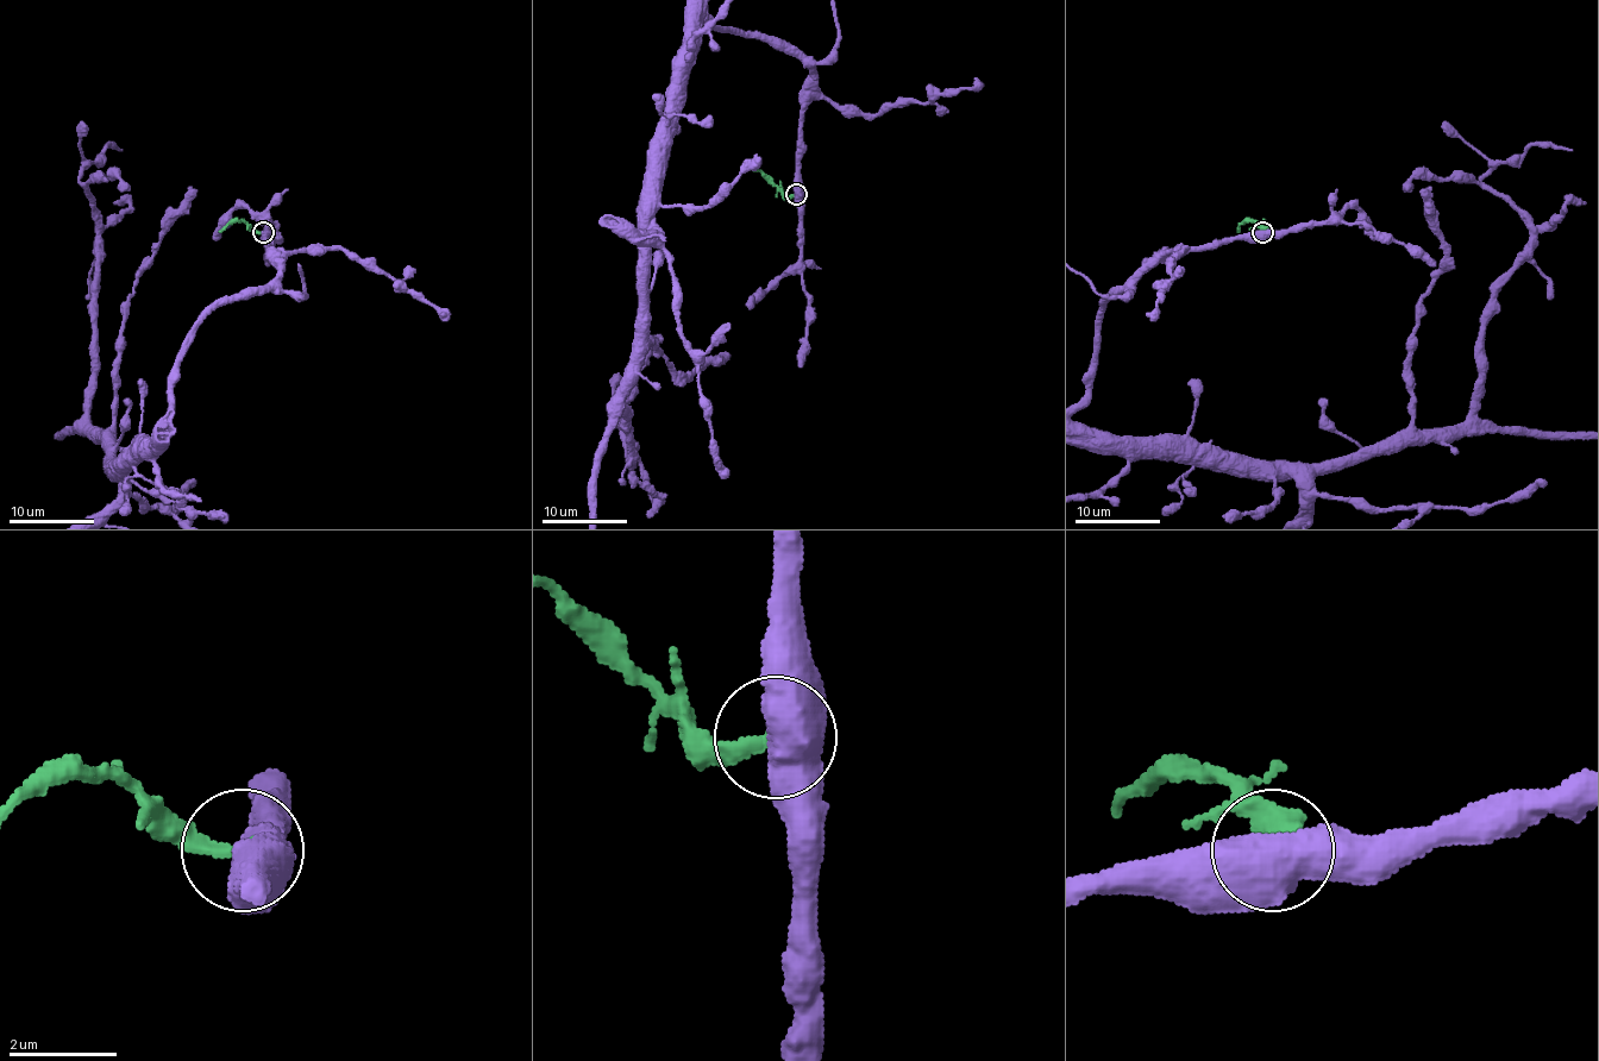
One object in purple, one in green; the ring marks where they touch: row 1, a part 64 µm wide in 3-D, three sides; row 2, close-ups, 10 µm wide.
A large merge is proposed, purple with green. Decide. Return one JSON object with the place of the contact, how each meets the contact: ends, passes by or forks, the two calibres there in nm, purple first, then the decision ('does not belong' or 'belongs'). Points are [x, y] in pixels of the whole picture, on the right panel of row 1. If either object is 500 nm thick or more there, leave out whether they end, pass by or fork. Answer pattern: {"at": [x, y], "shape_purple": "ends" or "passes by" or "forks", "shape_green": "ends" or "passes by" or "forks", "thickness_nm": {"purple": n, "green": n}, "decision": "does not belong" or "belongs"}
{"at": [1262, 232], "thickness_nm": {"purple": 600, "green": 260}, "decision": "does not belong"}

